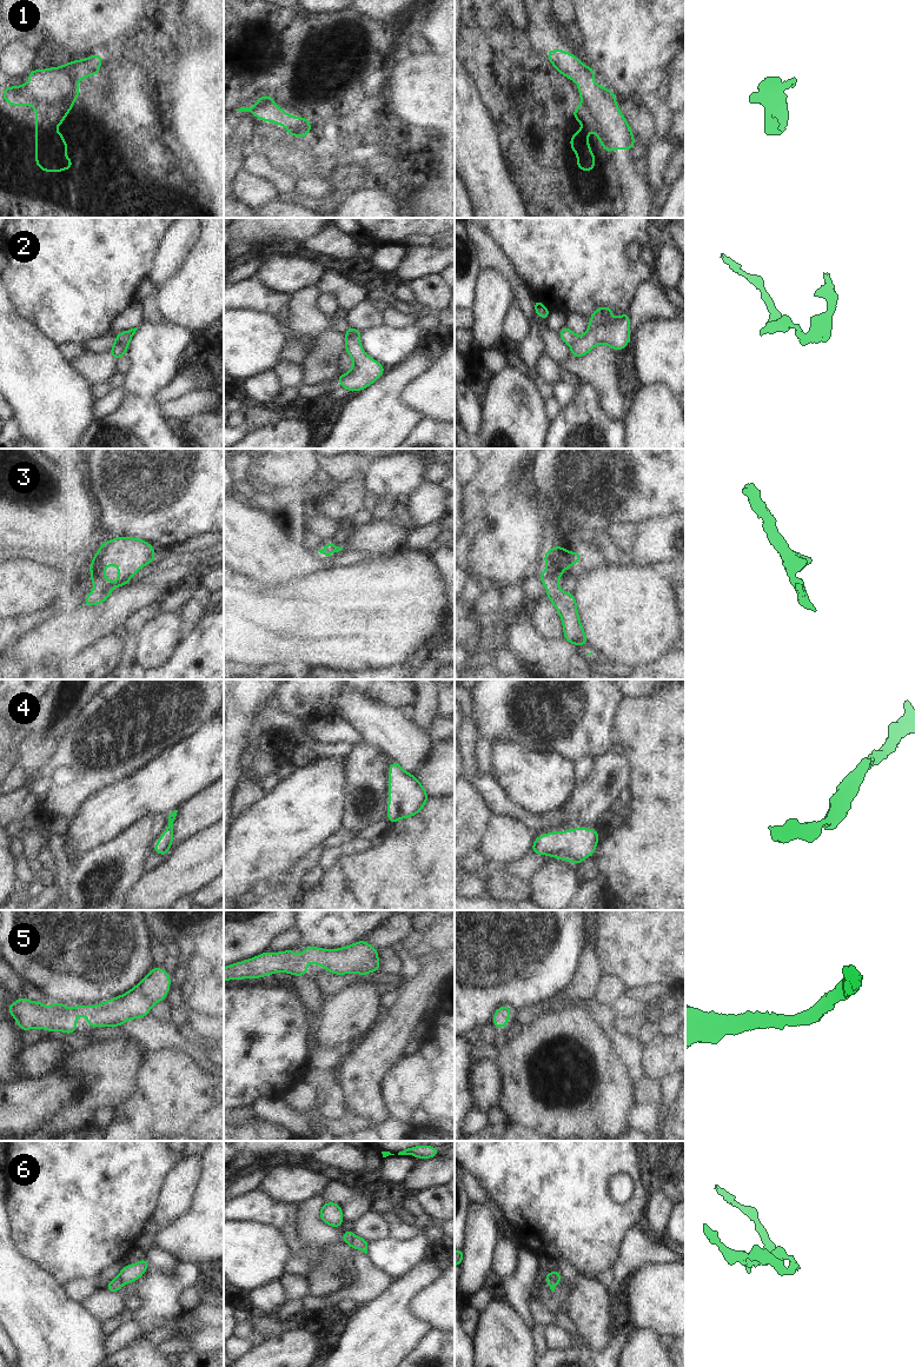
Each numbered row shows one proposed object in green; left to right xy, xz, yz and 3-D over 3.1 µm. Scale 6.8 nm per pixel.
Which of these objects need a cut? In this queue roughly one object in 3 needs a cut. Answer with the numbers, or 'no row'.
2, 6

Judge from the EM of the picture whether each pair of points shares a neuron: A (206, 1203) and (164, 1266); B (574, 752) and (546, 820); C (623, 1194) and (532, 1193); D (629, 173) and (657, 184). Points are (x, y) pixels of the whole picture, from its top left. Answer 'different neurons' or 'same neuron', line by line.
A: same neuron
B: different neurons
C: different neurons
D: different neurons

